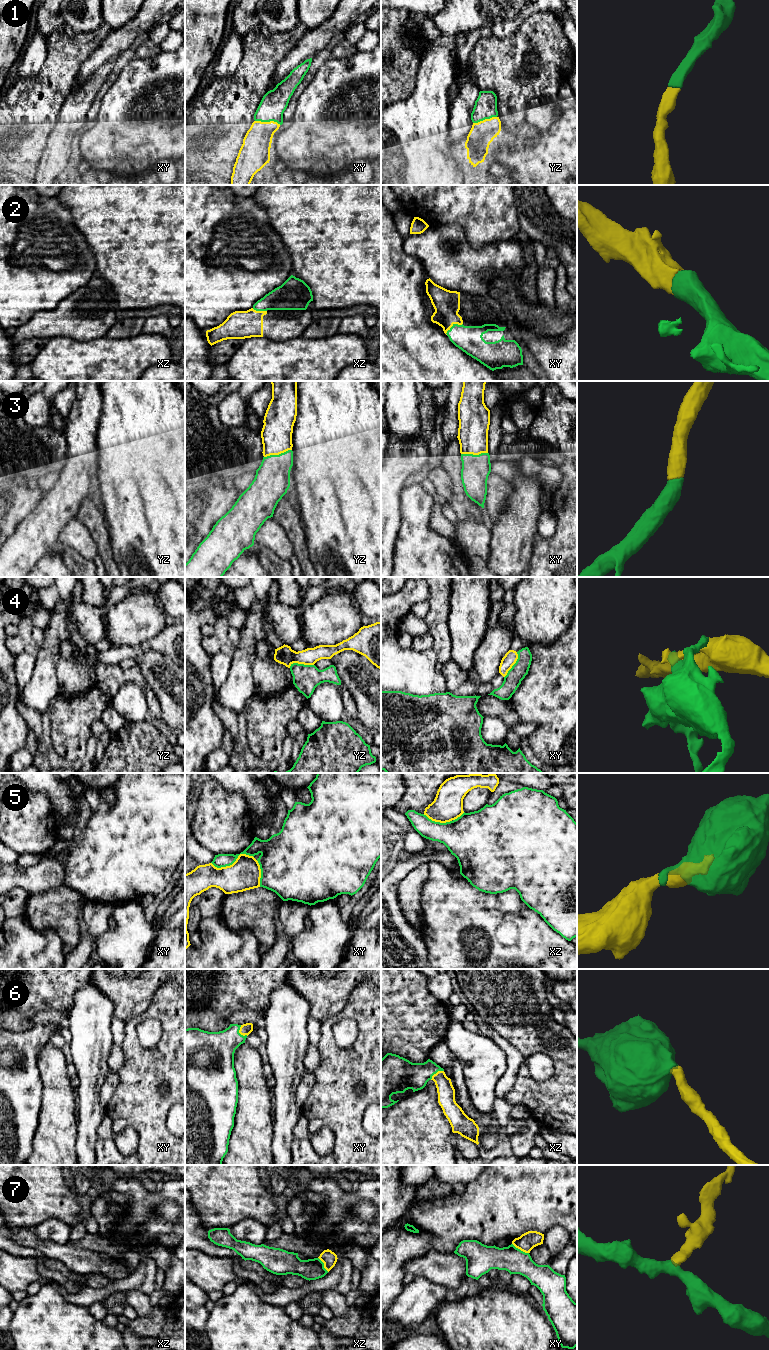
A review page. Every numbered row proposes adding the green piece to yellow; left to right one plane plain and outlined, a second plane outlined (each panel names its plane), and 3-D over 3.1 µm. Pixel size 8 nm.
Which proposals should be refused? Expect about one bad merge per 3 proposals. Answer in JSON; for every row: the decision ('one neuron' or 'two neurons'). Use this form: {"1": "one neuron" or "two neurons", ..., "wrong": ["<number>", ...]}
{"1": "one neuron", "2": "one neuron", "3": "one neuron", "4": "two neurons", "5": "two neurons", "6": "one neuron", "7": "two neurons", "wrong": ["4", "5", "7"]}

